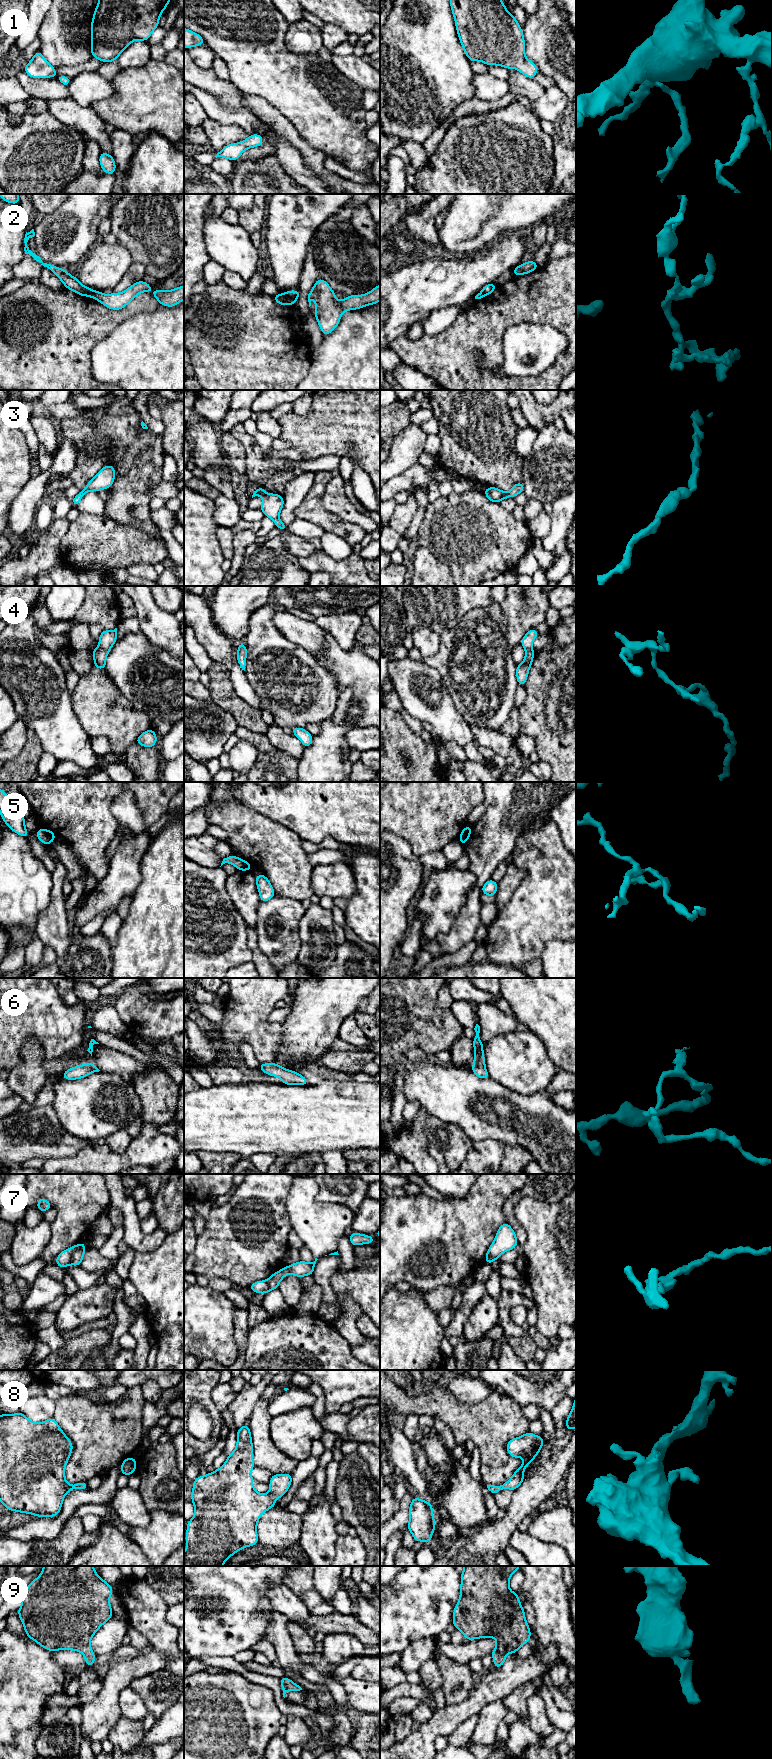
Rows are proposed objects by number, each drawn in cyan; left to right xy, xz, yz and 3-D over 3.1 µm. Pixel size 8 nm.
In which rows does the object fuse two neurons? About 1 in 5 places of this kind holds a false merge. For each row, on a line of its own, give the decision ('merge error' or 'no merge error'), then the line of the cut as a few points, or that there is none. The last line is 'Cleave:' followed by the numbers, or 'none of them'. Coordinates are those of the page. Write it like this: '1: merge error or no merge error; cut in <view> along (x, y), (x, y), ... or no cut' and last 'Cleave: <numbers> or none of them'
1: no merge error; no cut
2: merge error; cut in xz along (282, 294), (295, 300)
3: no merge error; no cut
4: merge error; cut in xy along (111, 632), (107, 640), (108, 646), (101, 651)
5: merge error; cut in xy along (46, 831), (52, 841)
6: no merge error; no cut
7: merge error; cut in xy along (84, 1245), (80, 1246), (73, 1253), (70, 1263)
8: no merge error; no cut
9: no merge error; no cut
Cleave: 2, 4, 5, 7

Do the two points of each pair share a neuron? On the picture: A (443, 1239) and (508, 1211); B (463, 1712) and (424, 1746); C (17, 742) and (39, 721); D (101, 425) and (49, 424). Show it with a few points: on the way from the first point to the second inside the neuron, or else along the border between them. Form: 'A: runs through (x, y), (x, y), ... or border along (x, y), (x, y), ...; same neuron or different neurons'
A: border along (514, 1192), (505, 1200), (502, 1207), (505, 1221); different neurons
B: runs through (452, 1716), (431, 1735); same neuron
C: border along (20, 718), (27, 726); different neurons
D: border along (56, 422), (60, 440); different neurons

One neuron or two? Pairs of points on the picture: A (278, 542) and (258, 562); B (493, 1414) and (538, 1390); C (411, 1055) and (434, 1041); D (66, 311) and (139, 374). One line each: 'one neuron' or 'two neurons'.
A: one neuron
B: two neurons
C: two neurons
D: two neurons

